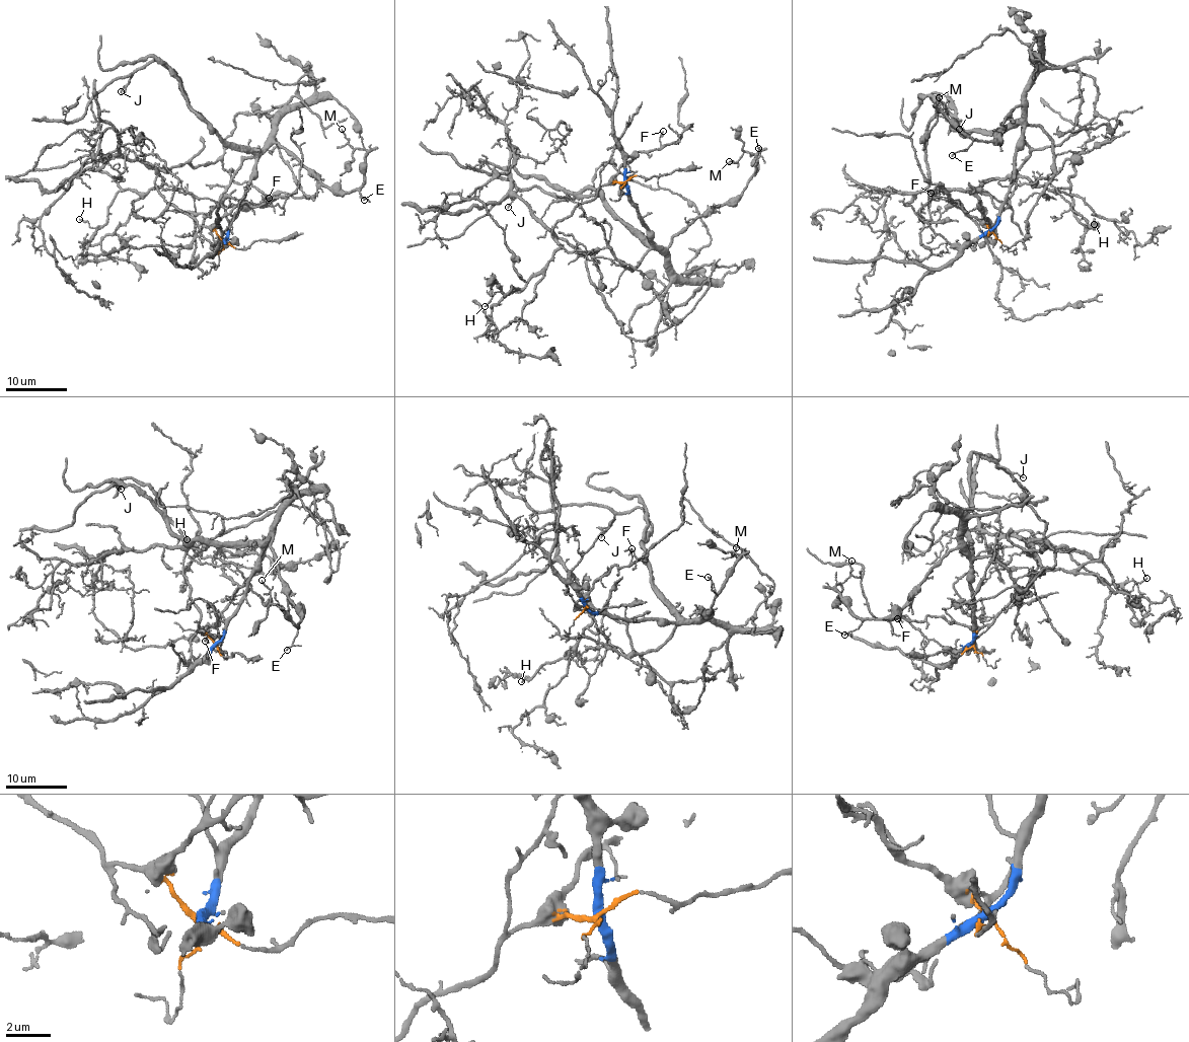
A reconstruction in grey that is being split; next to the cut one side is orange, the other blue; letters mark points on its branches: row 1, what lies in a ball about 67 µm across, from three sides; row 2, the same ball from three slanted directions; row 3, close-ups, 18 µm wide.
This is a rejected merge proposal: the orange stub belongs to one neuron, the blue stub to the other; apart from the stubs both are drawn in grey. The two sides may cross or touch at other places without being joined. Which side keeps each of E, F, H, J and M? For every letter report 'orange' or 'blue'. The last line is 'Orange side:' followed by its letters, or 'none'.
E: blue
F: orange
H: orange
J: blue
M: blue
Orange side: F, H

